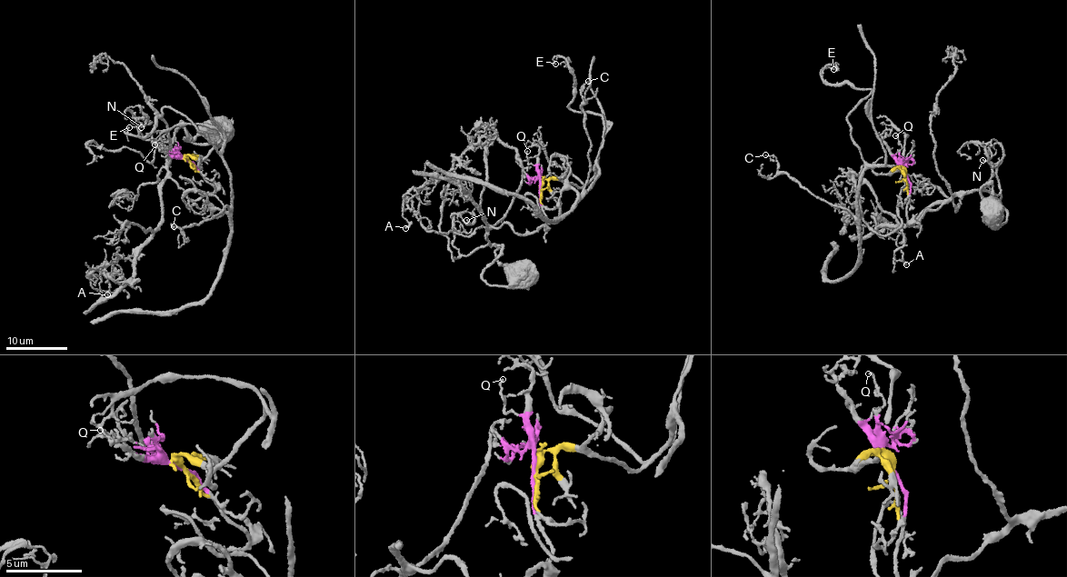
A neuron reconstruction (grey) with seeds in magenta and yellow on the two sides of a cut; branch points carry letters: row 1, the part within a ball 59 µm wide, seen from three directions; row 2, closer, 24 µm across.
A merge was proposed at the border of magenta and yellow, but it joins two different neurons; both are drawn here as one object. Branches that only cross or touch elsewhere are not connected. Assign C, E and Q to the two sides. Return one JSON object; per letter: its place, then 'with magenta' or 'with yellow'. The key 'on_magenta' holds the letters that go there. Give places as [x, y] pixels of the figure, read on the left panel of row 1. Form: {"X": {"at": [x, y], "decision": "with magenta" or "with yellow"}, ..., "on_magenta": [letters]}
{"C": {"at": [174, 226], "decision": "with yellow"}, "E": {"at": [129, 127], "decision": "with yellow"}, "Q": {"at": [154, 144], "decision": "with magenta"}, "on_magenta": ["Q"]}

